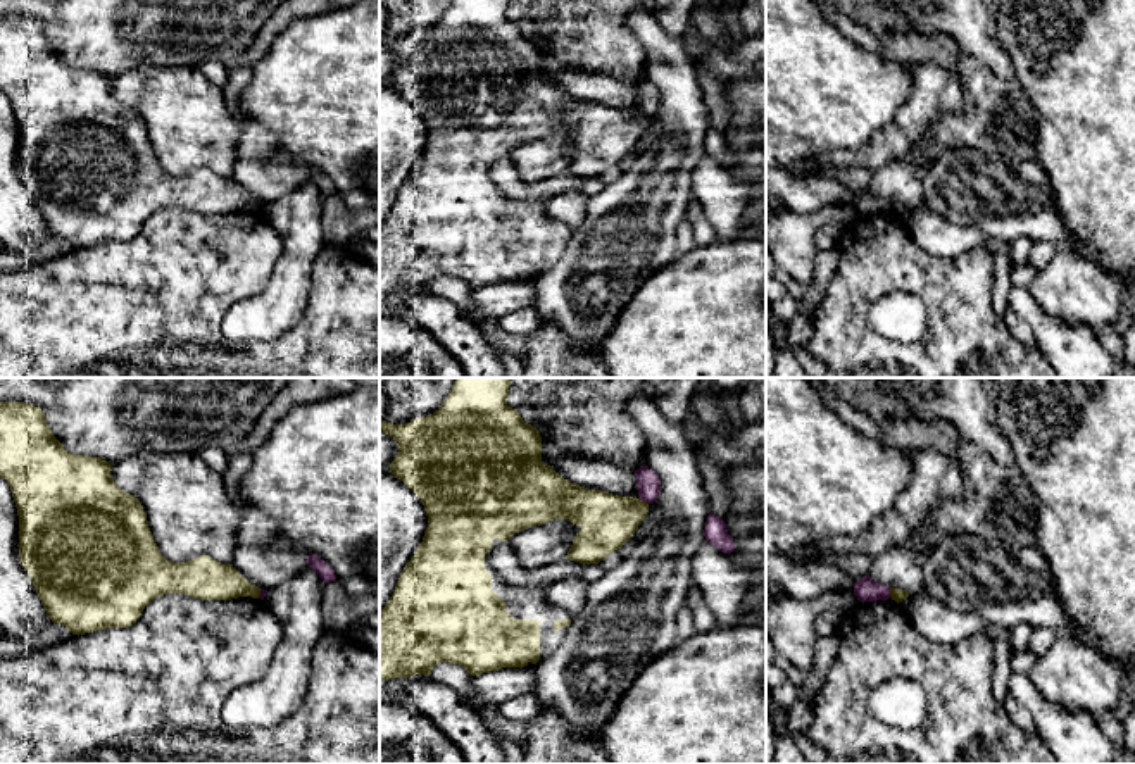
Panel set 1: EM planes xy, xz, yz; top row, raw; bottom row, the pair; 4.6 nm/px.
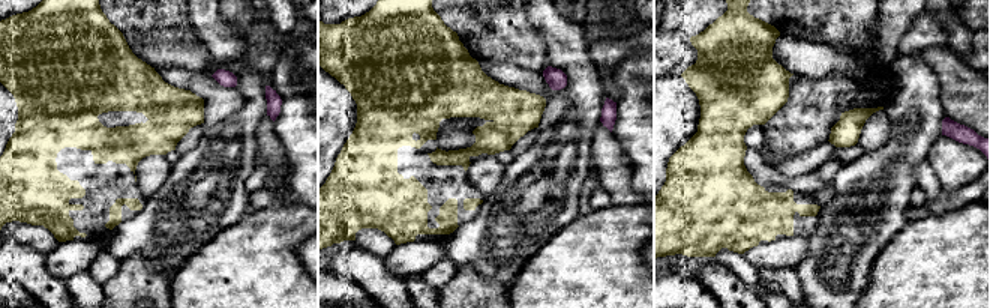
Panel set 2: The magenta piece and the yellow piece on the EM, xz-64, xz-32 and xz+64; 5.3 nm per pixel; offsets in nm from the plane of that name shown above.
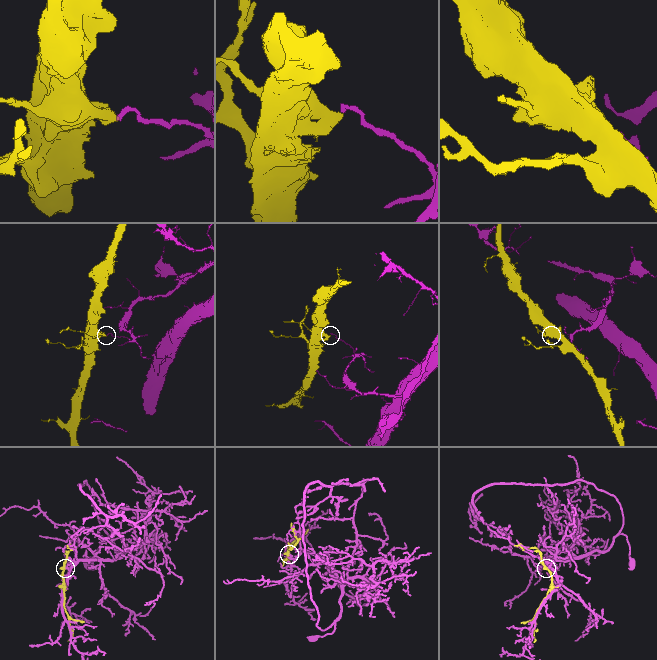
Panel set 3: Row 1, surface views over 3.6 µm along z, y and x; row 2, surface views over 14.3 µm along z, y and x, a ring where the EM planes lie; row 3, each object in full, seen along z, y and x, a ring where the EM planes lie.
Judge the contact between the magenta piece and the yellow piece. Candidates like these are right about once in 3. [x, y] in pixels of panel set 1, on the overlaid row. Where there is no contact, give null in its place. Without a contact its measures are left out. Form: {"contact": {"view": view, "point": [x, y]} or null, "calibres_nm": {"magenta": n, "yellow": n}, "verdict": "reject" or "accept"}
{"contact": {"view": "xz", "point": [644, 500]}, "calibres_nm": {"magenta": 110, "yellow": 260}, "verdict": "reject"}

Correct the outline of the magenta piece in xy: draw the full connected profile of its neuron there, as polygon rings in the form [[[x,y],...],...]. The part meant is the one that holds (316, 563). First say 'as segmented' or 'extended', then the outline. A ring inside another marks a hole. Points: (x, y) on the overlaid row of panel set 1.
as segmented; [[[307,555],[309,567],[312,567],[323,583],[336,581],[335,571],[319,557],[319,555]]]

